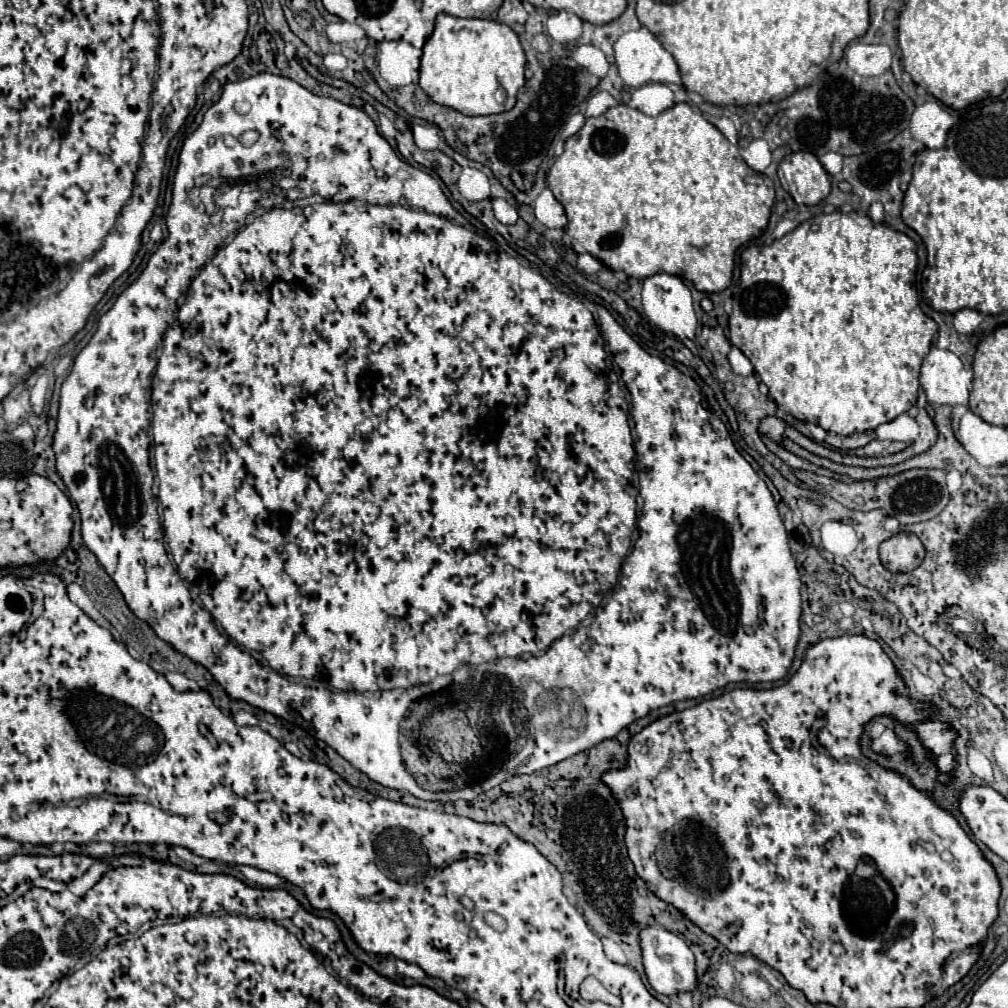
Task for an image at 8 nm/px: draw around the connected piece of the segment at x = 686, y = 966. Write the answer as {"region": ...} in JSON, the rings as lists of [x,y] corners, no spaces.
{"region":[[[663,927],[643,929],[641,933],[641,949],[643,949],[643,965],[647,971],[647,979],[651,987],[667,997],[675,997],[679,993],[693,993],[697,989],[697,973],[695,973],[695,957],[683,939],[673,935]]]}

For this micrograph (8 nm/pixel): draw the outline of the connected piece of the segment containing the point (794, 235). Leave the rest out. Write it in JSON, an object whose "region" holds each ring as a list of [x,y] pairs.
{"region":[[[835,211],[835,213],[829,213],[829,215],[823,215],[821,219],[819,219],[819,215],[815,215],[815,217],[809,217],[807,221],[803,221],[801,225],[797,225],[793,231],[789,231],[785,237],[781,237],[781,239],[777,239],[777,241],[773,241],[769,247],[767,245],[763,245],[763,247],[747,247],[743,253],[741,253],[741,277],[739,277],[739,287],[737,287],[737,291],[733,293],[733,313],[729,315],[729,341],[737,347],[737,349],[741,349],[743,351],[743,355],[753,363],[753,367],[755,367],[755,373],[759,373],[759,377],[761,377],[761,381],[767,385],[767,389],[769,389],[769,395],[775,399],[775,403],[781,407],[781,409],[785,409],[785,411],[789,411],[789,413],[793,413],[799,421],[805,421],[805,423],[815,423],[815,425],[821,425],[825,431],[831,431],[831,433],[839,433],[839,435],[851,435],[853,431],[855,433],[863,433],[863,431],[873,431],[873,429],[877,429],[881,423],[887,423],[887,421],[893,421],[897,415],[901,415],[901,413],[907,413],[915,403],[917,403],[917,391],[919,391],[919,369],[921,369],[921,361],[925,359],[925,355],[929,353],[929,349],[931,349],[931,343],[933,343],[933,335],[937,333],[937,323],[931,319],[931,317],[927,317],[923,311],[921,311],[921,307],[919,307],[919,297],[917,297],[917,289],[915,289],[915,269],[917,269],[917,251],[913,251],[913,247],[915,247],[915,243],[905,235],[905,233],[899,233],[899,231],[893,231],[891,227],[887,227],[887,225],[883,225],[883,223],[875,223],[875,221],[871,221],[867,215],[857,215],[857,213],[839,213],[839,211]]]}

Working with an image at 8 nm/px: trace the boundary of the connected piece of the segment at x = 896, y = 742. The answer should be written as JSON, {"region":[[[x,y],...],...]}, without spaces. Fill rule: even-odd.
{"region":[[[885,729],[885,733],[877,739],[873,739],[871,743],[871,749],[877,751],[877,753],[887,753],[889,757],[895,755],[895,753],[907,753],[907,747],[901,739],[895,737],[895,733],[891,729]]]}

